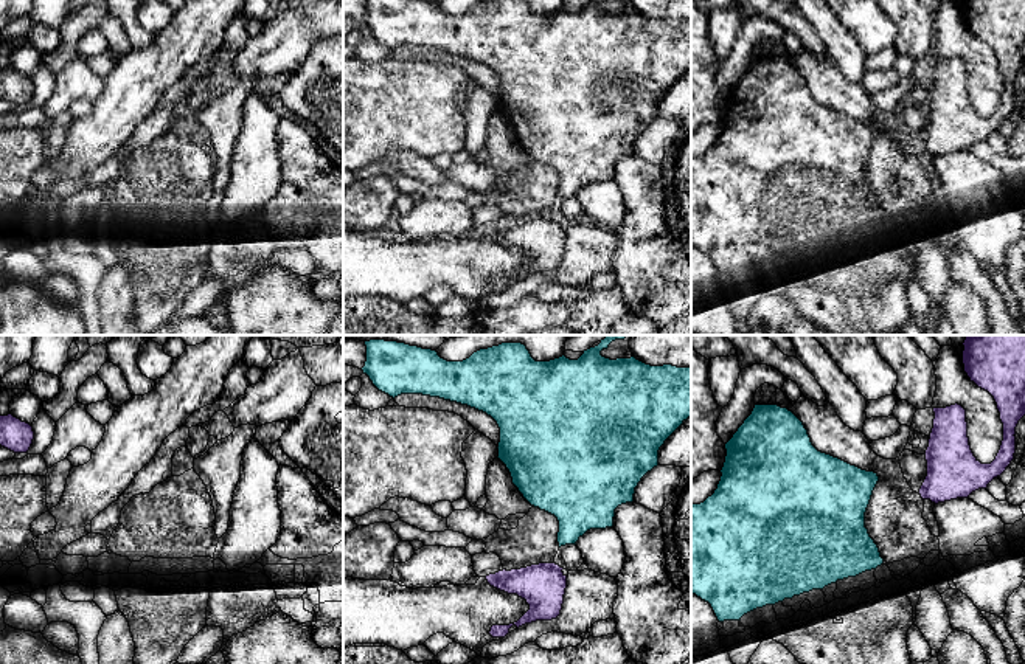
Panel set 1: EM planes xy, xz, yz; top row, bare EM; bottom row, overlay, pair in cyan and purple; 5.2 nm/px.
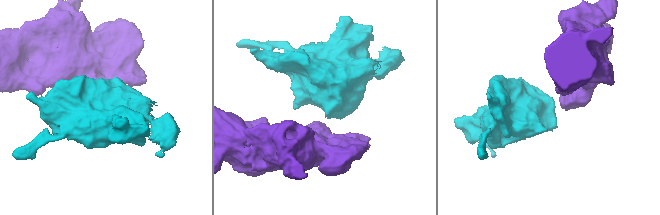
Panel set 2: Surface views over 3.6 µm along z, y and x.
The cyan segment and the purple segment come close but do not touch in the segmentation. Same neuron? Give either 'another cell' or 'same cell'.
another cell

